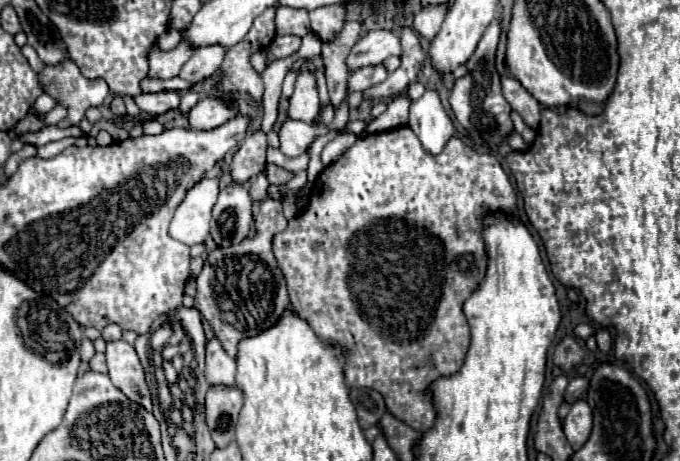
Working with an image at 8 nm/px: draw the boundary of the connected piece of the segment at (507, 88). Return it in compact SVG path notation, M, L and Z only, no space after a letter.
M502 77L502 89L504 89L504 97L512 105L512 109L524 119L524 123L530 129L536 131L538 123L540 123L542 105L514 77Z

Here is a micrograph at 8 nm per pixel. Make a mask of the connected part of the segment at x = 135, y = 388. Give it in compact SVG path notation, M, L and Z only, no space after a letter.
M112 341L106 345L106 359L112 383L132 401L140 403L144 409L152 411L150 389L144 379L144 369L132 345L126 341Z

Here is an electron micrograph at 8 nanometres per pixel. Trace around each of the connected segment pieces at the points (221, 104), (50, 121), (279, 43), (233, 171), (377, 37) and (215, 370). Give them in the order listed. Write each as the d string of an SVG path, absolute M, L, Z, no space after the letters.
M204 97L202 101L196 103L196 107L190 109L188 121L190 121L192 129L208 131L208 129L216 129L216 127L224 125L234 115L236 115L236 109L230 103L226 103L222 99Z
M56 105L56 107L54 107L54 109L52 109L46 115L39 117L46 125L57 125L57 123L65 118L66 115L66 108L62 105Z
M282 35L282 37L276 37L272 43L270 43L270 47L266 49L266 59L268 59L268 63L272 63L272 61L276 61L276 59L286 59L286 57L290 57L290 55L294 55L296 51L298 51L298 47L300 47L300 37L296 37L296 35Z
M262 131L250 133L230 163L230 175L234 183L248 183L266 167L266 135Z
M376 29L366 33L348 55L348 69L360 69L366 65L378 65L390 55L402 55L400 37L388 29Z
M212 337L206 345L206 381L212 387L218 387L218 385L232 387L234 375L236 375L236 361L228 357L220 341Z

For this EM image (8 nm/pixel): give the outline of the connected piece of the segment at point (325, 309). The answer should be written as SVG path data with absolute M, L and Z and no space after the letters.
M398 127L392 131L382 131L374 135L366 135L358 139L336 163L324 167L324 171L316 177L312 193L308 197L306 209L300 209L292 221L288 221L288 227L282 233L276 233L272 239L274 257L278 261L278 267L282 269L288 285L288 295L292 309L306 319L318 337L336 341L342 349L348 349L348 363L346 363L346 385L360 389L368 387L378 393L382 393L388 411L410 425L416 431L428 431L436 421L436 409L432 395L428 391L430 383L436 381L442 375L454 375L466 357L468 343L470 343L470 327L466 323L466 317L462 313L464 301L478 289L478 285L484 279L486 273L486 251L482 241L482 215L484 211L516 211L516 193L510 185L510 179L506 171L502 169L500 161L490 153L478 153L472 147L468 147L462 139L452 137L444 151L438 155L430 155L424 151L420 139L410 131L410 127Z

